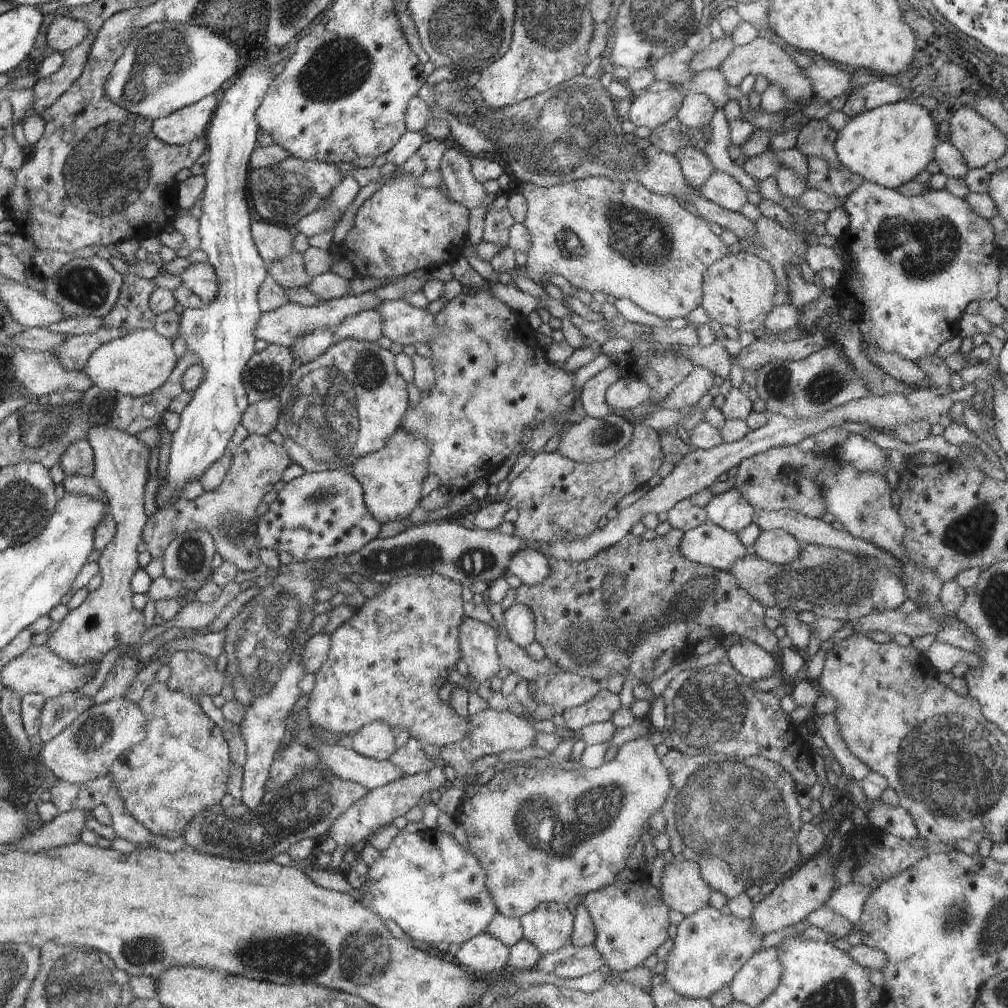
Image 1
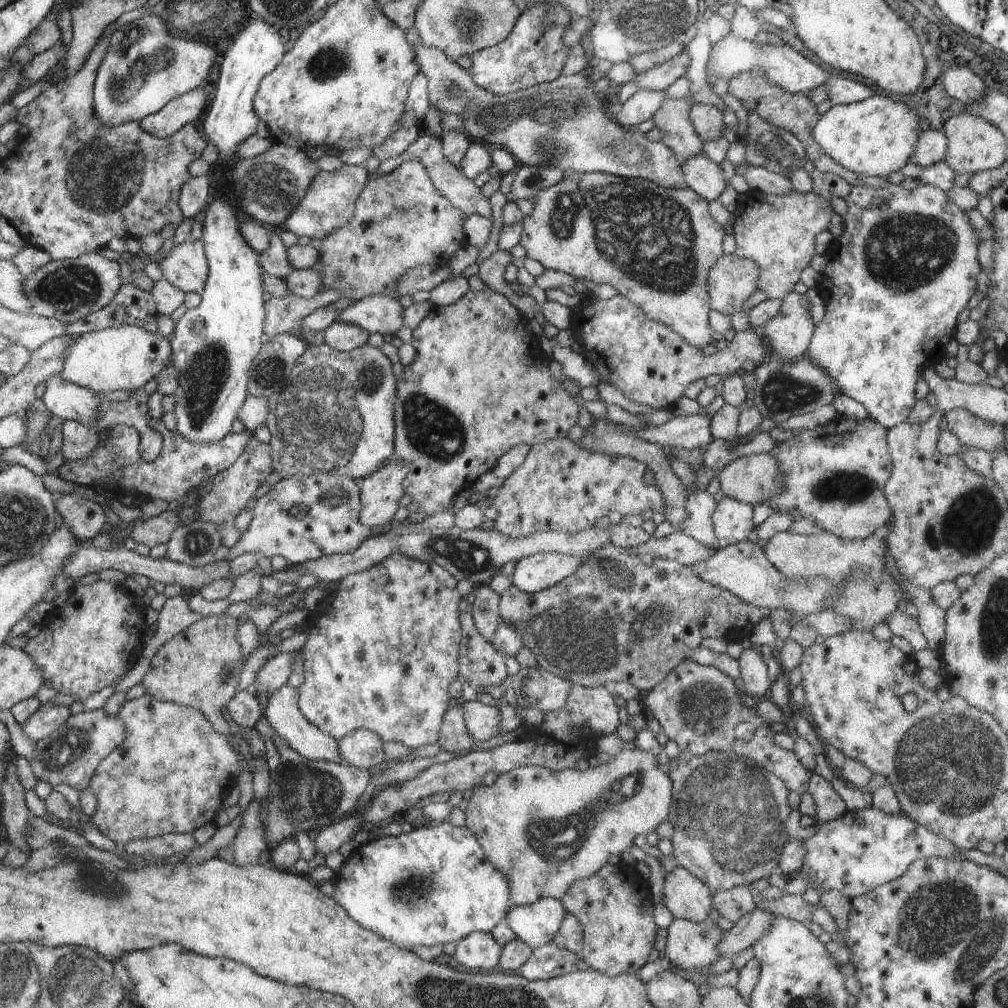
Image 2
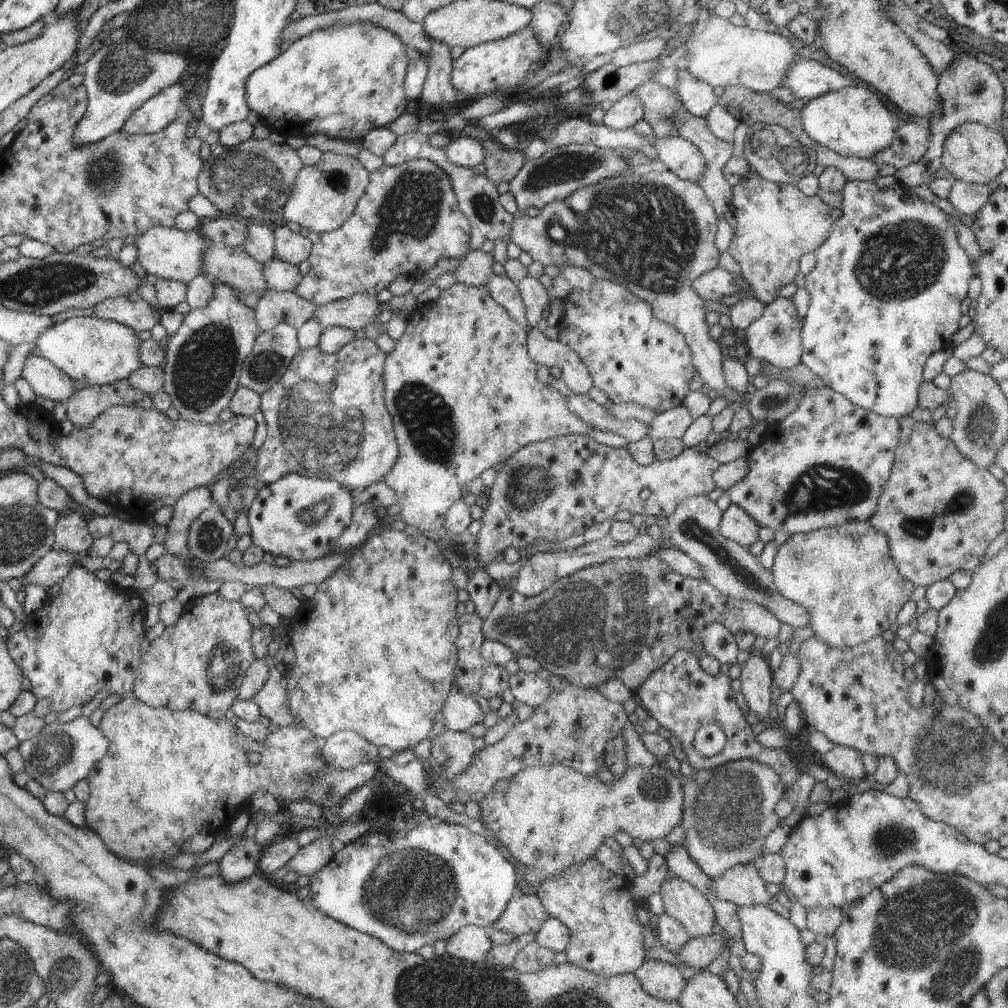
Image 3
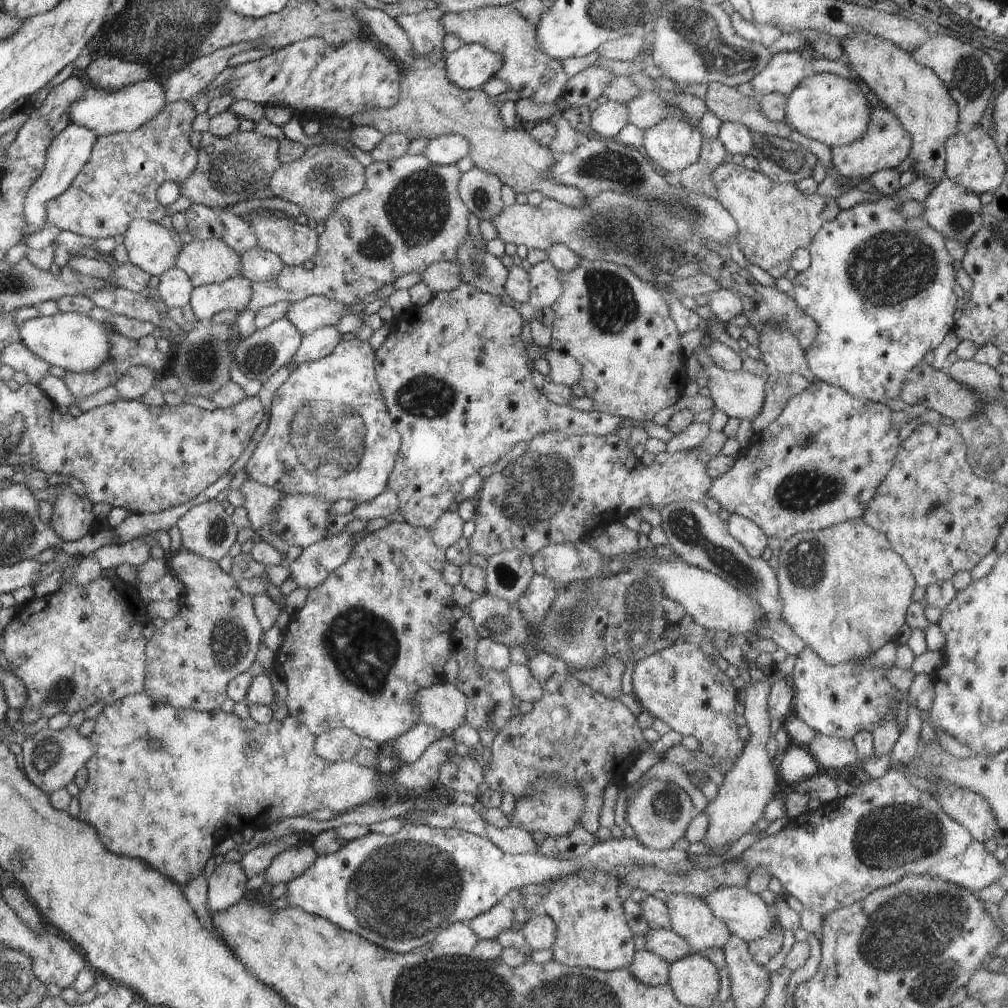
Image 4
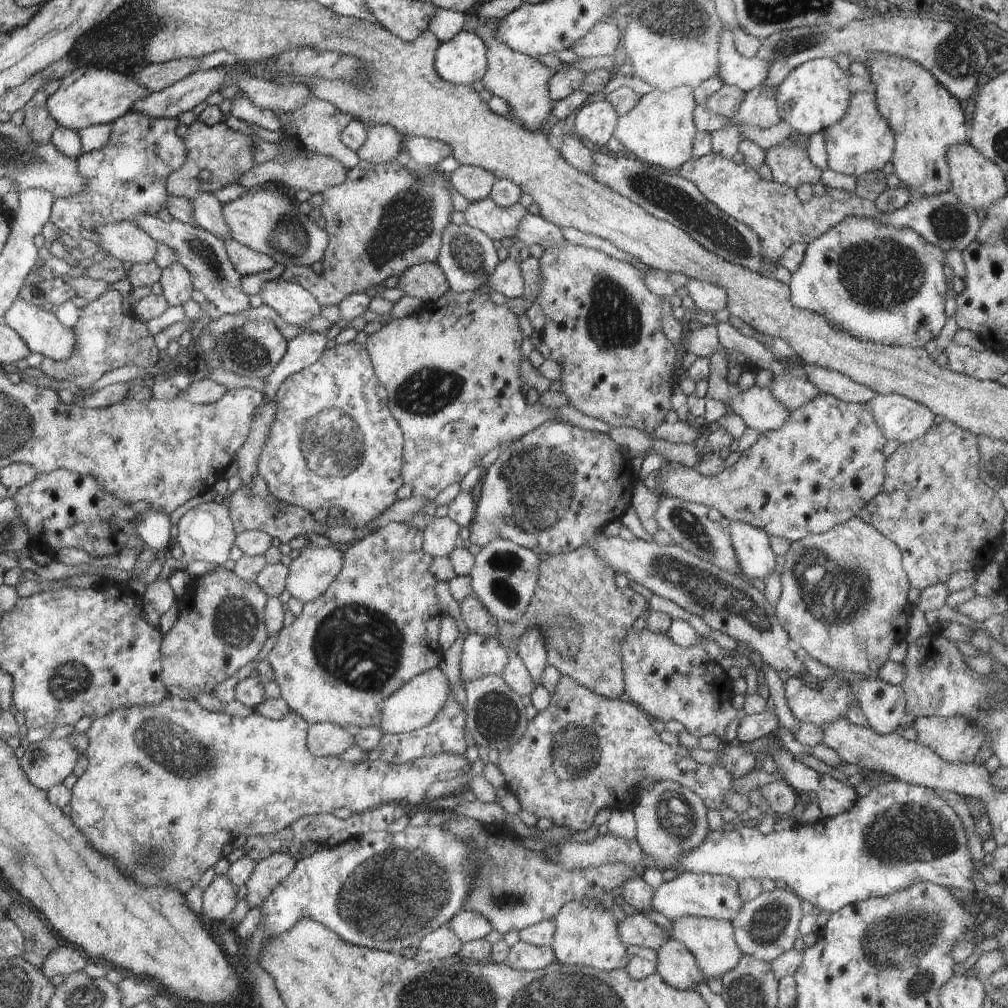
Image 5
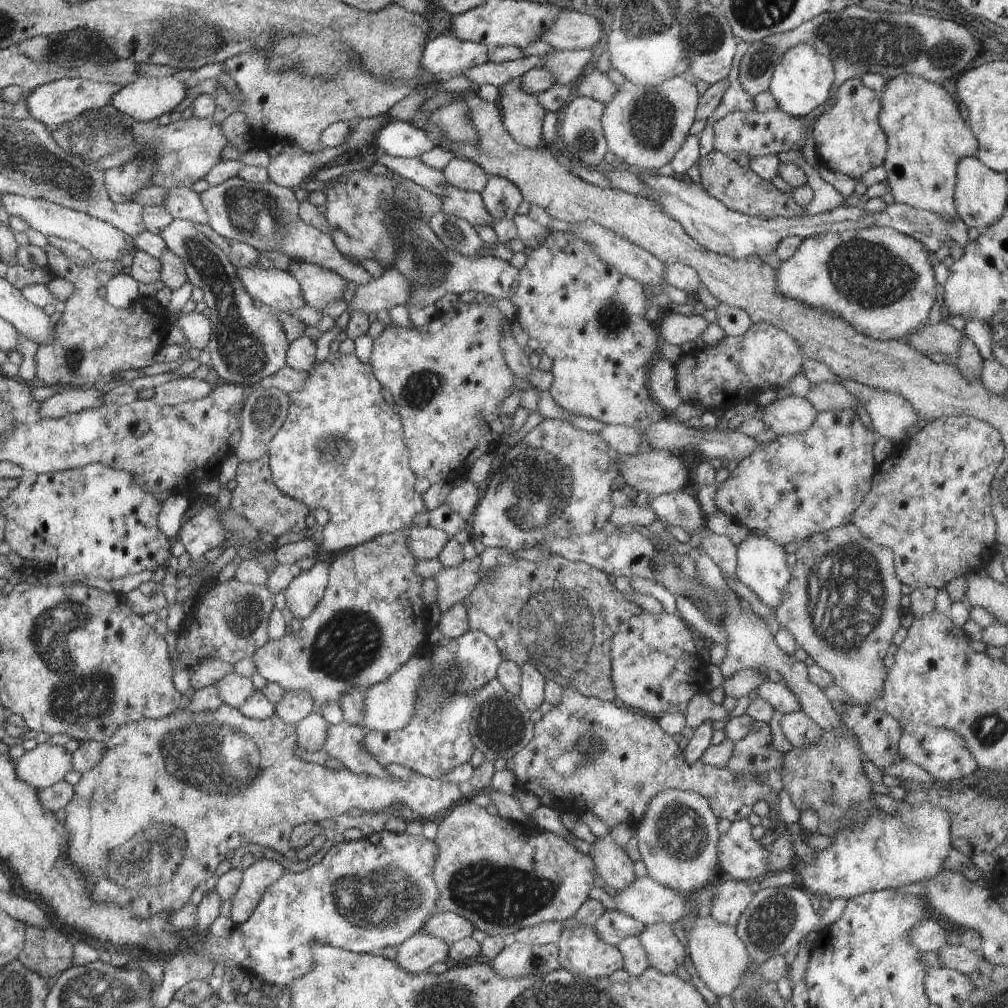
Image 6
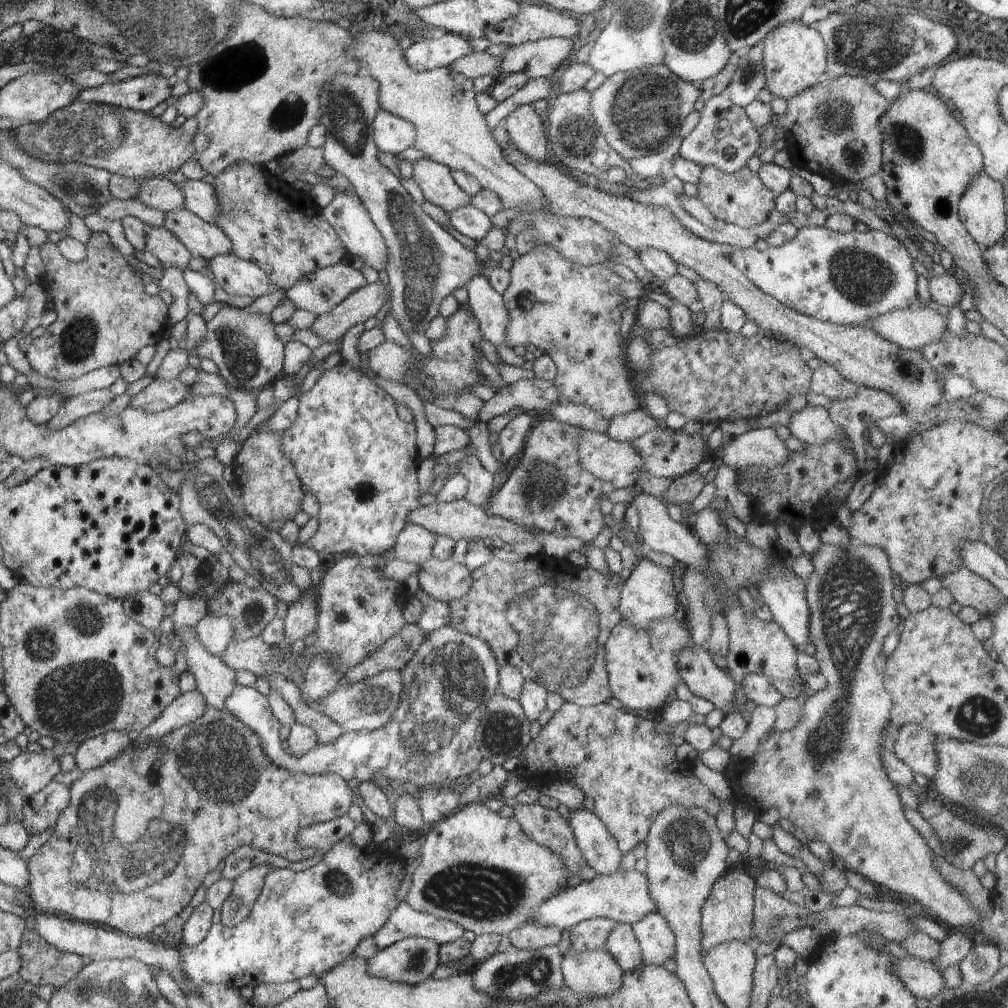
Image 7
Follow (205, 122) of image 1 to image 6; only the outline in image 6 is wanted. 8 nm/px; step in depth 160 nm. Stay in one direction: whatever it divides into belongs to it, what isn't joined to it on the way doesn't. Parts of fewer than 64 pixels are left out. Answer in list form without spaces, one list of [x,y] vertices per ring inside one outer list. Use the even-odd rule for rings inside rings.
[[[68,77],[40,85],[27,94],[27,104],[32,118],[39,120],[48,128],[58,128],[63,124],[72,122],[76,117],[92,110],[100,110],[112,105],[113,96],[122,90],[123,85],[111,82],[89,81],[82,77]]]

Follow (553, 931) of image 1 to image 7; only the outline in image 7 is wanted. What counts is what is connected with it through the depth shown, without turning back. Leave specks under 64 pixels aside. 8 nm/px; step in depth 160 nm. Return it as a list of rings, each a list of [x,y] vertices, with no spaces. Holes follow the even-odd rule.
[[[400,901],[374,938],[380,950],[408,937],[424,937],[439,945],[451,943],[462,939],[464,931],[459,924],[418,912],[406,901]]]

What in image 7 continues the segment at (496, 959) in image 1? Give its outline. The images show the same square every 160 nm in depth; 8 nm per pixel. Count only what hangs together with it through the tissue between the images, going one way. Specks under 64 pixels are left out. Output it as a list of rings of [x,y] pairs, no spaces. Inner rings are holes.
[[[408,937],[380,949],[367,963],[372,976],[415,985],[432,976],[441,964],[439,944],[424,937]]]

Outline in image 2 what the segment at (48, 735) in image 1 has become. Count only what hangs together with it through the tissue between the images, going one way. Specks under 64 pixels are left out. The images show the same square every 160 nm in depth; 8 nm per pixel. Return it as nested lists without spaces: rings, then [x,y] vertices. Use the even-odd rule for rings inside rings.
[[[41,704],[38,710],[26,720],[26,724],[20,727],[24,735],[36,742],[52,734],[54,730],[58,730],[70,716],[70,710],[66,706]]]

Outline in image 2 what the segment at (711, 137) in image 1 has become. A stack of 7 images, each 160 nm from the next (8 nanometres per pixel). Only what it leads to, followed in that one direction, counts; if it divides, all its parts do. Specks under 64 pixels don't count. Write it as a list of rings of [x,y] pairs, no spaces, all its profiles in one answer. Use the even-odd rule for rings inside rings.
[[[731,33],[727,35],[724,40],[712,47],[707,66],[718,74],[719,80],[713,85],[712,91],[721,99],[729,92],[729,82],[733,76],[754,69],[762,71],[770,82],[773,82],[776,86],[779,86],[785,91],[790,91],[791,93],[806,94],[810,92],[810,90],[814,90],[814,88],[825,84],[830,76],[828,71],[822,69],[807,57],[804,57],[799,52],[799,48],[793,43],[790,43],[790,46],[784,44],[778,47],[770,43],[760,46],[754,41],[741,39]]]

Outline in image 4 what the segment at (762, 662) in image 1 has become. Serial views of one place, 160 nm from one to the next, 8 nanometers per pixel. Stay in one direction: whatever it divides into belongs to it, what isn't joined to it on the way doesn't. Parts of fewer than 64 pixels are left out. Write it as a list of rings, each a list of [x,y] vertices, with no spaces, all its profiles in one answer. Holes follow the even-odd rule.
[[[756,679],[743,688],[746,692],[743,700],[745,702],[744,716],[751,730],[751,737],[746,741],[743,753],[734,761],[732,769],[724,775],[716,797],[707,802],[702,812],[708,818],[708,831],[701,842],[711,852],[733,845],[740,836],[748,834],[754,824],[764,819],[765,806],[780,792],[781,781],[778,770],[766,751],[771,721],[768,710],[770,682],[771,680],[766,682]]]

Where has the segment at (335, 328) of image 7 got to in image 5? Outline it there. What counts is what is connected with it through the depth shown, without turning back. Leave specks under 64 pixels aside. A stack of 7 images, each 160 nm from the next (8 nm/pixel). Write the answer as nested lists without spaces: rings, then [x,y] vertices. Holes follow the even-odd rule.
[[[425,262],[410,267],[399,275],[400,287],[405,295],[420,298],[424,303],[438,300],[450,289],[438,262]]]

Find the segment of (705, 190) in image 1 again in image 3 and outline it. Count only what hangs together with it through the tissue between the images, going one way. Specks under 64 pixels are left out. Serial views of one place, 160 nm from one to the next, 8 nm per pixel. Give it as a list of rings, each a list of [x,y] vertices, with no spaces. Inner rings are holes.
[[[676,135],[667,139],[654,139],[650,148],[668,171],[680,180],[698,185],[697,182],[705,173],[706,161],[697,146]]]

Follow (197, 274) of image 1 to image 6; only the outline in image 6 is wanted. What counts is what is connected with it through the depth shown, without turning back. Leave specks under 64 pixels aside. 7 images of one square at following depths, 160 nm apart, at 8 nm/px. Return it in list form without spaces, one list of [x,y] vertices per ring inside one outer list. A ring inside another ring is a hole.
[[[10,193],[1,195],[1,204],[8,211],[10,216],[18,216],[31,229],[41,232],[45,237],[58,236],[72,242],[78,242],[82,248],[90,252],[92,258],[97,261],[120,261],[132,248],[136,248],[133,237],[124,234],[122,230],[108,224],[108,222],[95,219],[93,216],[75,211],[66,207],[61,207],[56,203],[44,199],[29,199],[20,195],[11,195]]]

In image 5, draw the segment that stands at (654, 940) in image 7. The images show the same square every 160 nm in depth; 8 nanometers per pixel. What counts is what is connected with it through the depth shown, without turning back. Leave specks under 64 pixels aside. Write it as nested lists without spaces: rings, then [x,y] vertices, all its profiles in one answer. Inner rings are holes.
[[[669,938],[657,952],[657,973],[672,988],[685,991],[696,991],[696,986],[700,982],[706,981],[704,973],[701,973],[700,967],[694,958],[694,955],[681,943]]]

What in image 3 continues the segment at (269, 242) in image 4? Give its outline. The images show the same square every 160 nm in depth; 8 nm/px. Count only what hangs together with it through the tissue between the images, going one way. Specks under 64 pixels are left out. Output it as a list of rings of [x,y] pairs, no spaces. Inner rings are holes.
[[[287,225],[272,227],[275,236],[275,256],[291,265],[299,265],[309,257],[313,243]]]

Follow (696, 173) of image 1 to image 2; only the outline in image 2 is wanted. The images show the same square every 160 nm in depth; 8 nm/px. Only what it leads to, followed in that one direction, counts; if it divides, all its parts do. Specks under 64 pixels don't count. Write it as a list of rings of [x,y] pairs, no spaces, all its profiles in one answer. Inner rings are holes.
[[[667,98],[652,120],[663,134],[661,140],[683,165],[702,154],[703,143],[689,119],[692,104],[684,99]]]

